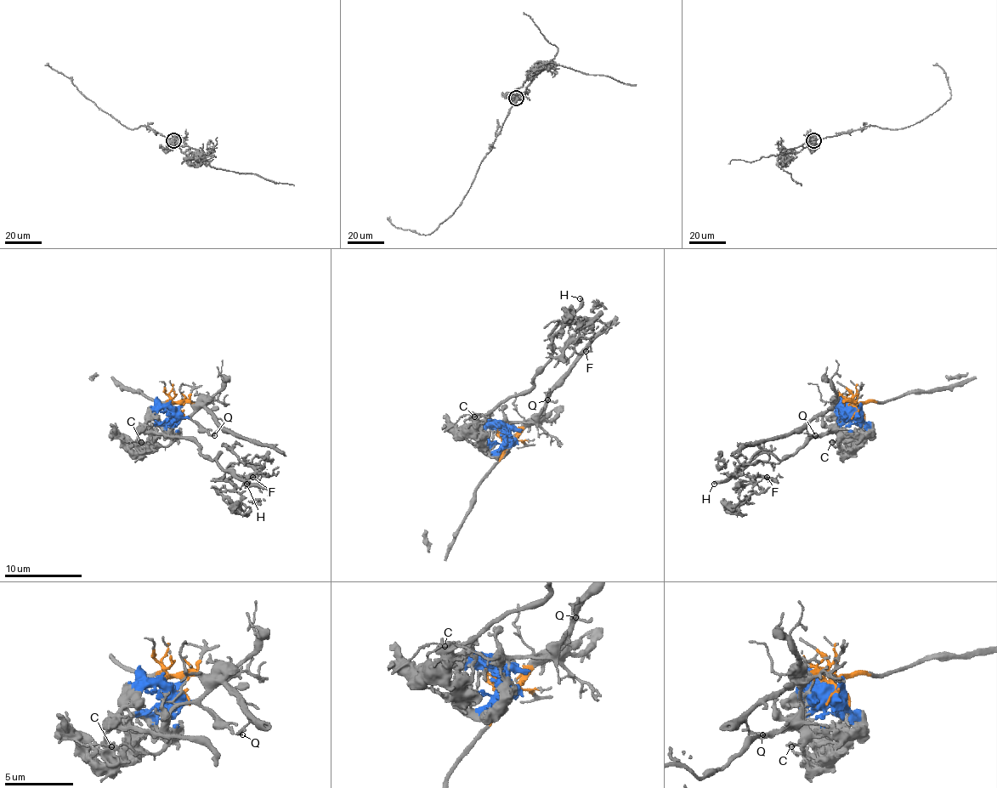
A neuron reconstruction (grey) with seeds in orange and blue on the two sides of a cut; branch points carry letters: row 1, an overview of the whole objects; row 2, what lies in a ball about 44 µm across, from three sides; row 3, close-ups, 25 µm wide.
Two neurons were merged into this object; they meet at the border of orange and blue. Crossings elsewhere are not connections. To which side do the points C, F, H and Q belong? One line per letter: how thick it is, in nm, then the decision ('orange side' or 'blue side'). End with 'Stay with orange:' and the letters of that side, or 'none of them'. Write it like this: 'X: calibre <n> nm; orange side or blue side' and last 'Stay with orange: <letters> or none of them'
C: calibre 90 nm; blue side
F: calibre 160 nm; blue side
H: calibre 300 nm; blue side
Q: calibre 130 nm; orange side
Stay with orange: Q

